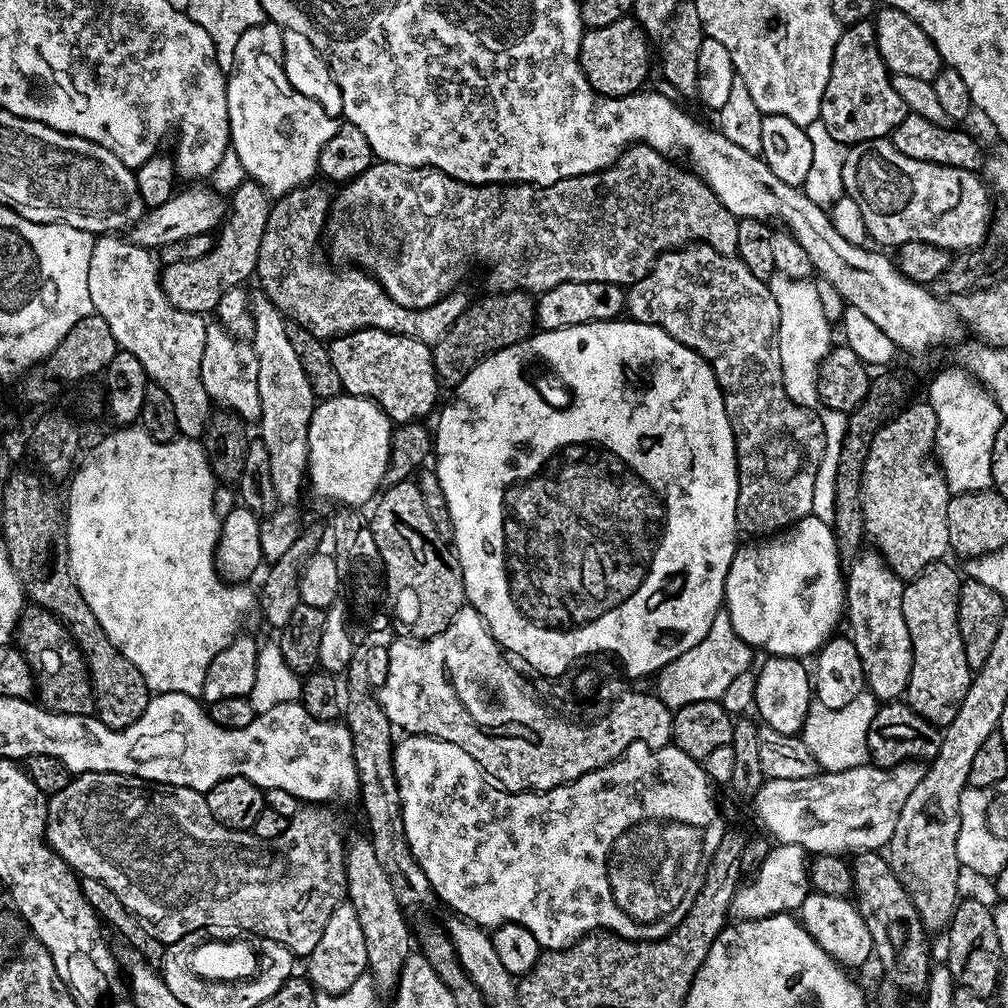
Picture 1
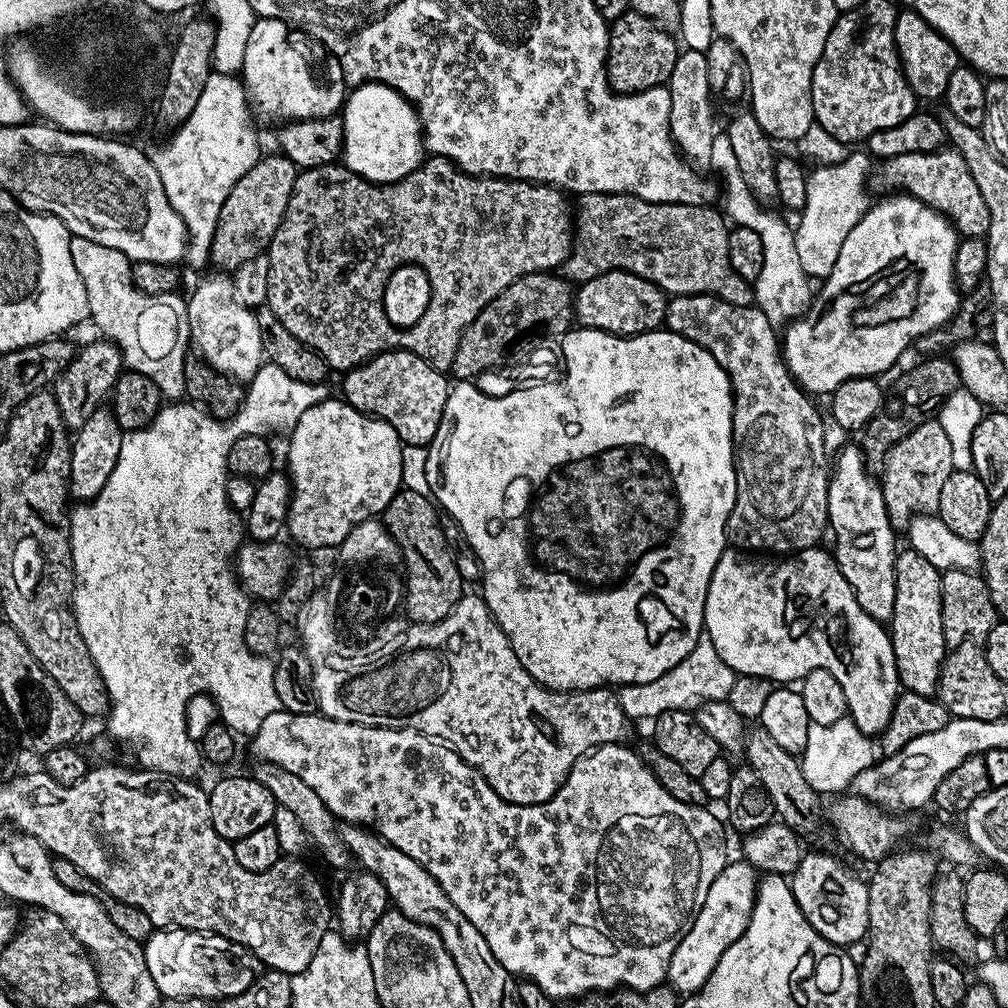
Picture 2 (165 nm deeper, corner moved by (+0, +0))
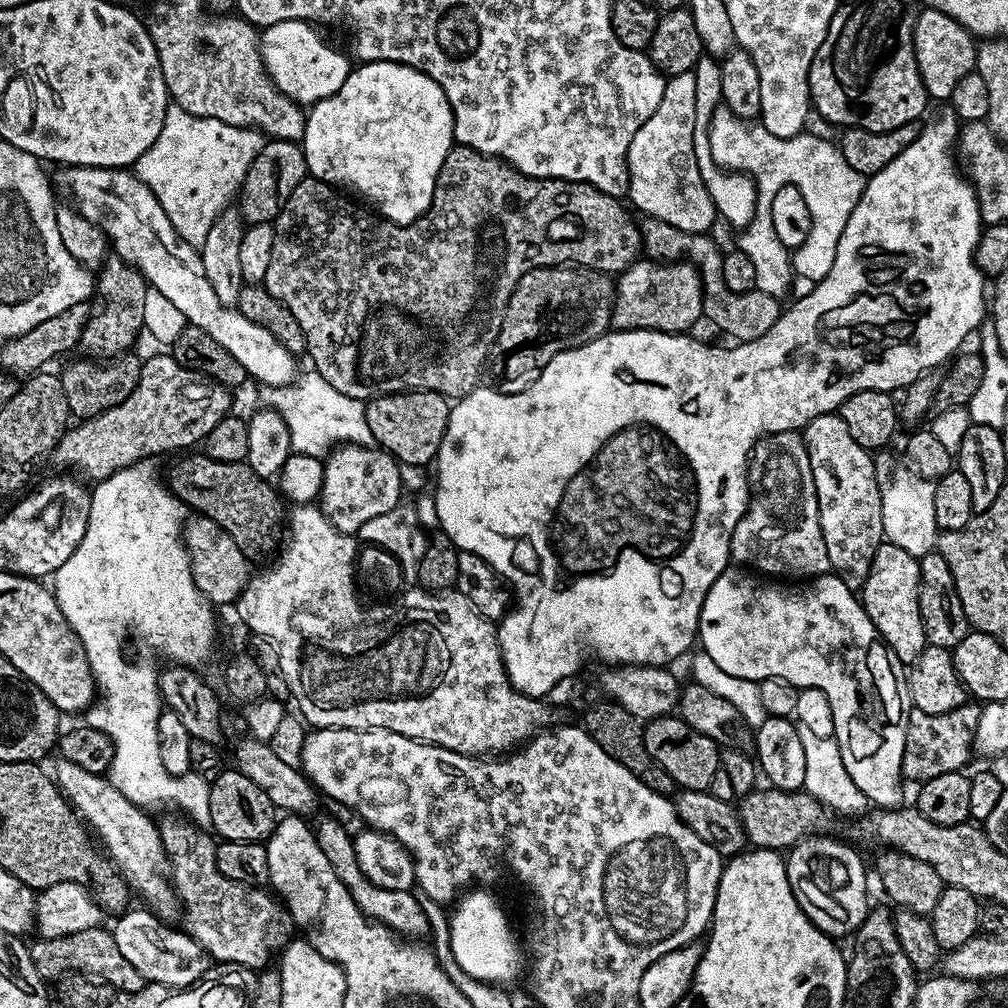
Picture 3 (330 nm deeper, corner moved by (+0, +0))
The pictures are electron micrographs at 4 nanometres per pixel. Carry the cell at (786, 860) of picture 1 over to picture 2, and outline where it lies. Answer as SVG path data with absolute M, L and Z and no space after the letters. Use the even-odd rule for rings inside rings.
M743 859L725 863L724 869L714 878L710 891L706 894L706 902L702 902L702 910L698 910L698 918L690 926L688 933L678 942L678 950L668 963L667 983L677 993L691 994L698 992L703 984L714 974L714 966L718 966L718 958L746 930L756 905L756 889L758 872Z

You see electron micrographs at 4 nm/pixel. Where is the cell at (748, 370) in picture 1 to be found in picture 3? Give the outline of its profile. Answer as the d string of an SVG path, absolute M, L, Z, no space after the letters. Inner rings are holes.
M799 431L765 434L752 447L752 455L748 458L748 509L744 511L738 526L734 526L730 550L731 559L737 565L747 566L772 578L815 578L829 575L833 571L830 554L826 554L826 542L822 538L818 494L814 490L808 451Z

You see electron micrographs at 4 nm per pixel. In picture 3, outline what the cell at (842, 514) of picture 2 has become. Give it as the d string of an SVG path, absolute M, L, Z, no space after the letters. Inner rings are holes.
M839 414L814 418L803 428L802 435L814 478L814 490L818 494L818 518L822 526L822 538L826 542L826 554L830 554L835 575L840 576L848 588L859 590L864 587L874 554L884 540L882 498L878 494L873 453L854 442L846 422L842 422Z

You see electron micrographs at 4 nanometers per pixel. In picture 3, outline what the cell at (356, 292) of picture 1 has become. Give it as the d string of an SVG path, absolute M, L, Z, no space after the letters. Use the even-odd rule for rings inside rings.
M456 144L446 154L446 162L442 162L442 170L434 186L432 204L426 214L422 214L412 224L395 224L359 203L351 204L347 198L349 199L343 191L327 184L325 180L306 178L298 182L274 221L274 250L270 254L270 267L266 269L266 278L262 283L266 290L270 290L270 294L274 294L274 298L278 298L278 302L286 306L286 310L290 310L290 314L294 314L294 318L298 318L298 326L302 326L302 334L306 334L306 356L307 359L312 359L311 367L314 371L326 378L326 382L330 382L334 390L365 402L375 396L392 396L395 392L434 392L445 398L468 396L481 383L480 371L483 370L484 363L489 363L492 343L496 341L496 335L502 326L506 302L516 283L527 272L552 270L569 264L597 270L607 269L609 273L616 274L637 259L637 245L641 243L637 221L632 221L624 213L617 197L608 196L602 190L577 180L543 180L527 176L511 164L499 160L497 156L487 156L464 144Z

